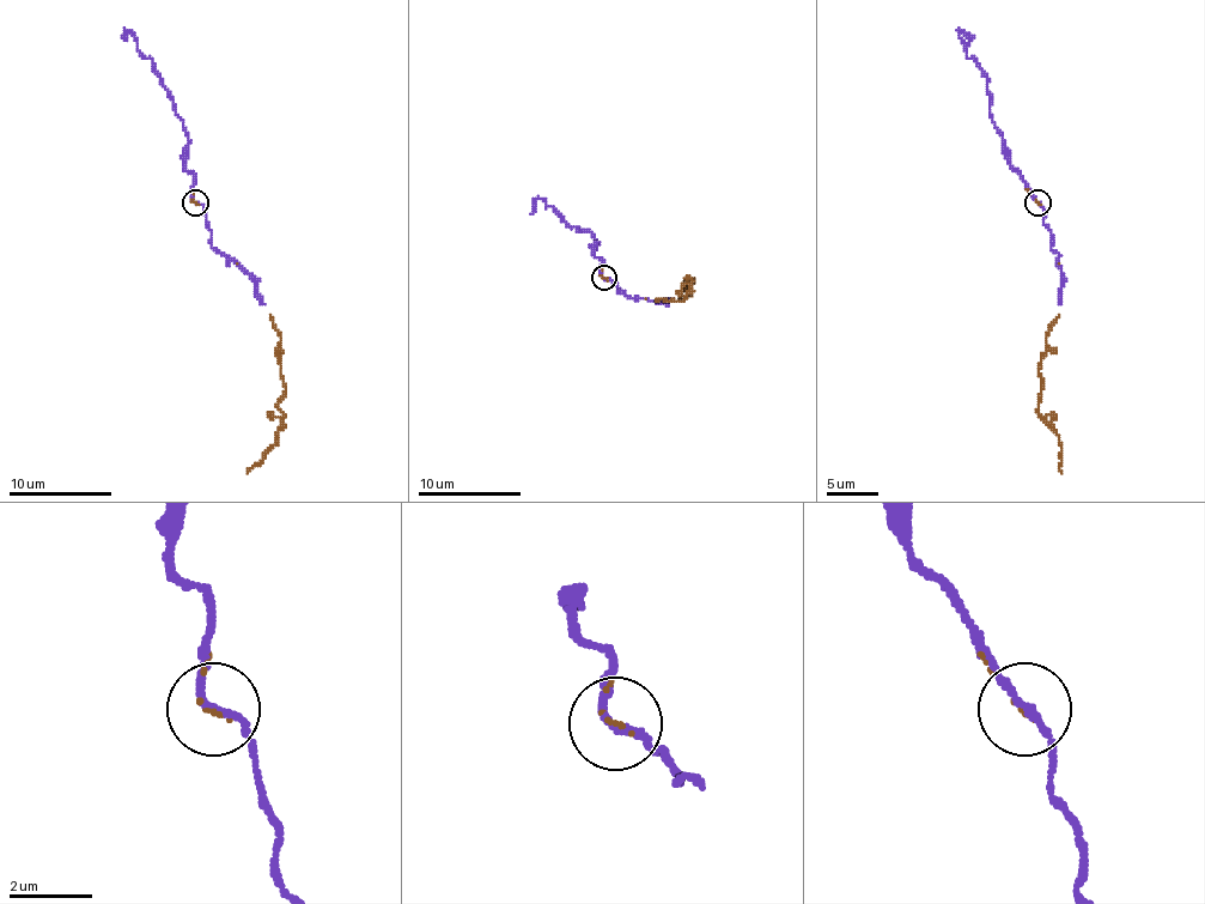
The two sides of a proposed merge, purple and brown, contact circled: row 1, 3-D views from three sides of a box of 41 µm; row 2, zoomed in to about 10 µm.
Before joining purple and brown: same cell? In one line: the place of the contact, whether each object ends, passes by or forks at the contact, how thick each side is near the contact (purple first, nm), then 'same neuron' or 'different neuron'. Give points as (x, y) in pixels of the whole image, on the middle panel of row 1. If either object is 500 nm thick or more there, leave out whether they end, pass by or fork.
place (604, 277); purple passes by; brown ends; calibres 180 and 70 nm; same neuron

